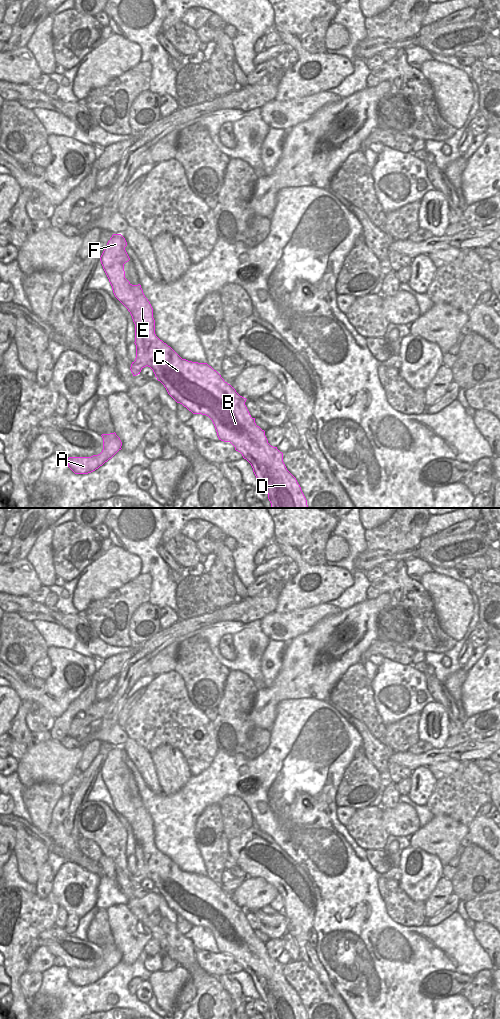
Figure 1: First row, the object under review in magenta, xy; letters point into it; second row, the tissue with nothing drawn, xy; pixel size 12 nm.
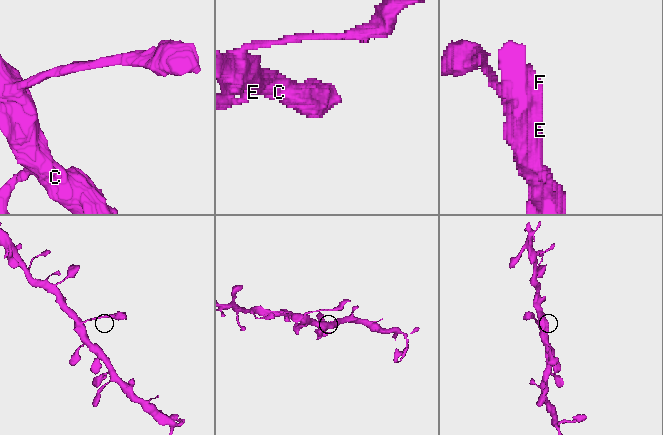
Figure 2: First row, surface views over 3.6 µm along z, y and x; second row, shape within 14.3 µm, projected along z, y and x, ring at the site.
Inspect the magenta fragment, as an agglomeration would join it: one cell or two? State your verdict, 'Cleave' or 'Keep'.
Keep

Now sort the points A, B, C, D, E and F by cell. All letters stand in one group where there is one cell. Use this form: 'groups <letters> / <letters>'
groups A B C D E F

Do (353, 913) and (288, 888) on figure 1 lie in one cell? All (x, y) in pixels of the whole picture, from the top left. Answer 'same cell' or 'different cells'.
different cells

